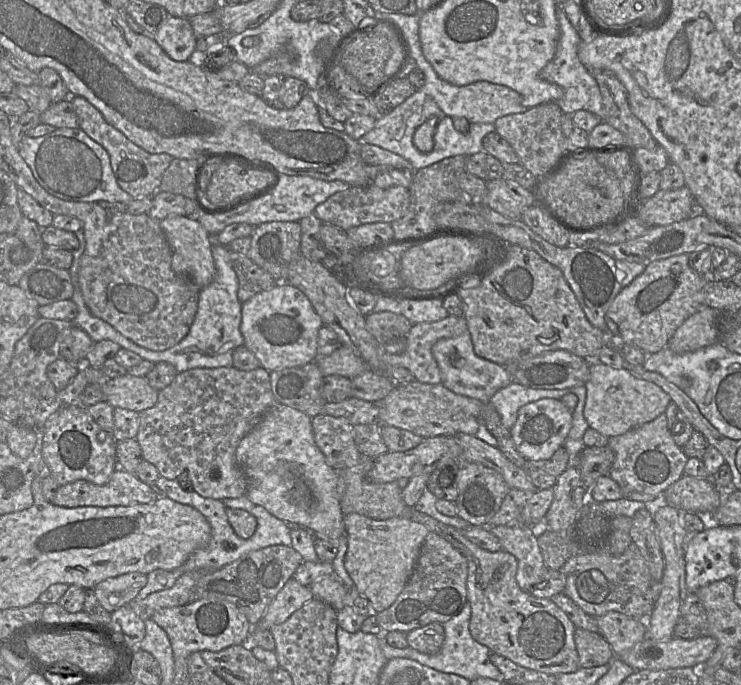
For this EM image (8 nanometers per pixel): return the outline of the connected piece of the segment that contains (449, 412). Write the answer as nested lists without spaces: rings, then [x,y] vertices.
[[[416,380],[408,384],[395,385],[387,396],[373,403],[378,406],[379,424],[407,430],[422,438],[455,436],[464,420],[480,417],[484,404],[475,398],[454,393],[442,383],[429,384]]]

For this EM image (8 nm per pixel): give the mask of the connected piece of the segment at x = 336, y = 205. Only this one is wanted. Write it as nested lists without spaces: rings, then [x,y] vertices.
[[[373,184],[367,186],[350,186],[347,190],[340,191],[319,204],[314,213],[323,222],[330,223],[347,231],[368,223],[393,223],[401,219],[410,206],[409,188],[392,186],[380,188]]]

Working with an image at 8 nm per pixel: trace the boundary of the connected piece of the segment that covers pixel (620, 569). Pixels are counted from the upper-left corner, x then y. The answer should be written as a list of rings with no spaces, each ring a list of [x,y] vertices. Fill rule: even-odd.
[[[634,542],[620,556],[601,552],[572,555],[559,571],[566,578],[563,593],[592,617],[615,611],[646,621],[662,589],[662,581],[653,580],[649,567]]]

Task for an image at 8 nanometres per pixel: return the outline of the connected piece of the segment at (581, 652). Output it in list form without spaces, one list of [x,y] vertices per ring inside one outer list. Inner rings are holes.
[[[576,628],[574,641],[581,668],[609,664],[615,657],[611,646],[600,633]]]

